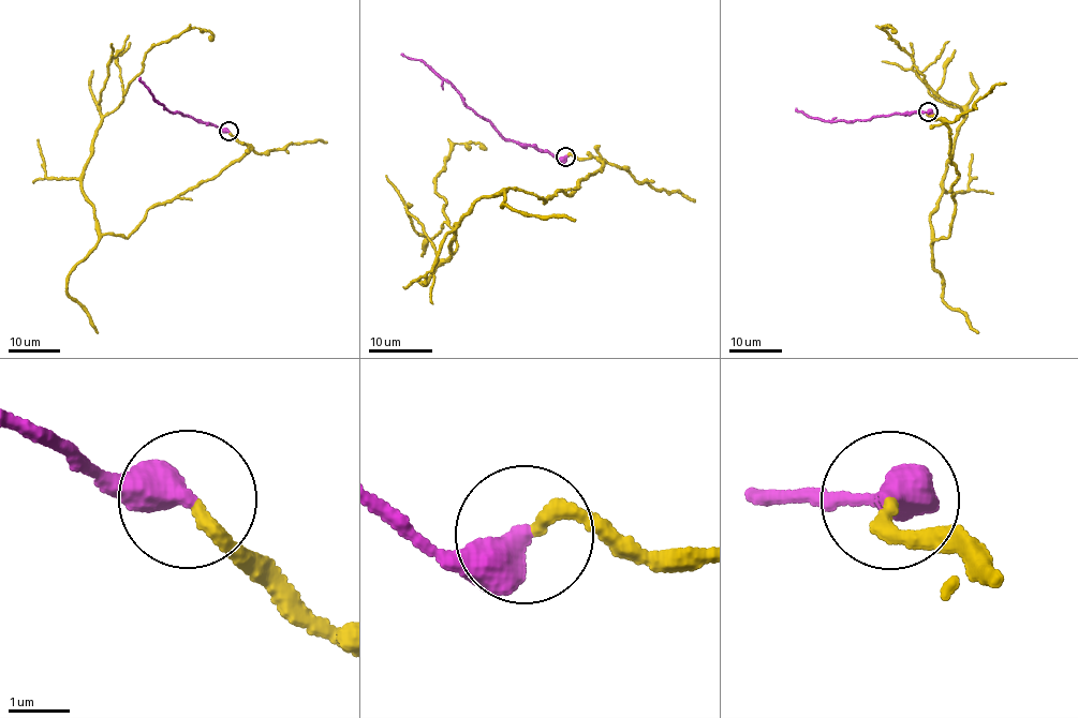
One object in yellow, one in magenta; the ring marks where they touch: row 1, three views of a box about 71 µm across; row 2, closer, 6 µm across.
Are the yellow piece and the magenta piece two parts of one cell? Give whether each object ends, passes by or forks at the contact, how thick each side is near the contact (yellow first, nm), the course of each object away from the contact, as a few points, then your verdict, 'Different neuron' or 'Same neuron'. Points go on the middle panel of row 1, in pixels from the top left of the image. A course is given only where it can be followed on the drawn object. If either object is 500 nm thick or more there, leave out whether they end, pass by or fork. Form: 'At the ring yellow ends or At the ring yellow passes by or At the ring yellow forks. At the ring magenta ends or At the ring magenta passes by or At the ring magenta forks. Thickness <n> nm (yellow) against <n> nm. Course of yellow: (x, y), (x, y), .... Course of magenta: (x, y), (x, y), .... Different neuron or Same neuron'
Thickness 240 nm (yellow) against 550 nm. Course of yellow: (566, 156), (603, 165), (544, 203), (508, 187), (480, 197), (452, 255), (436, 176), (456, 143), (482, 146). Course of magenta: (566, 156), (557, 158), (503, 137), (488, 120), (476, 116), (454, 87), (427, 65), (401, 54). Same neuron

